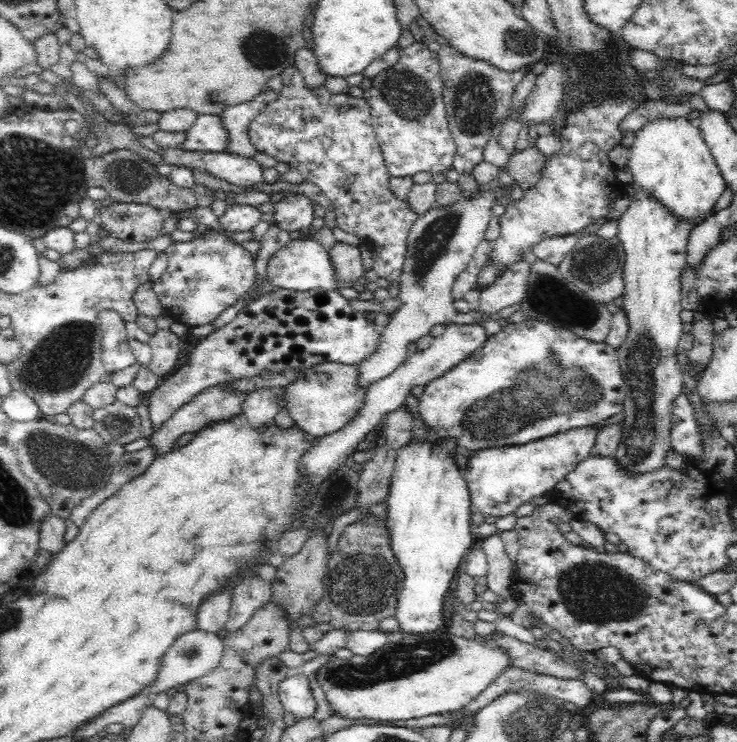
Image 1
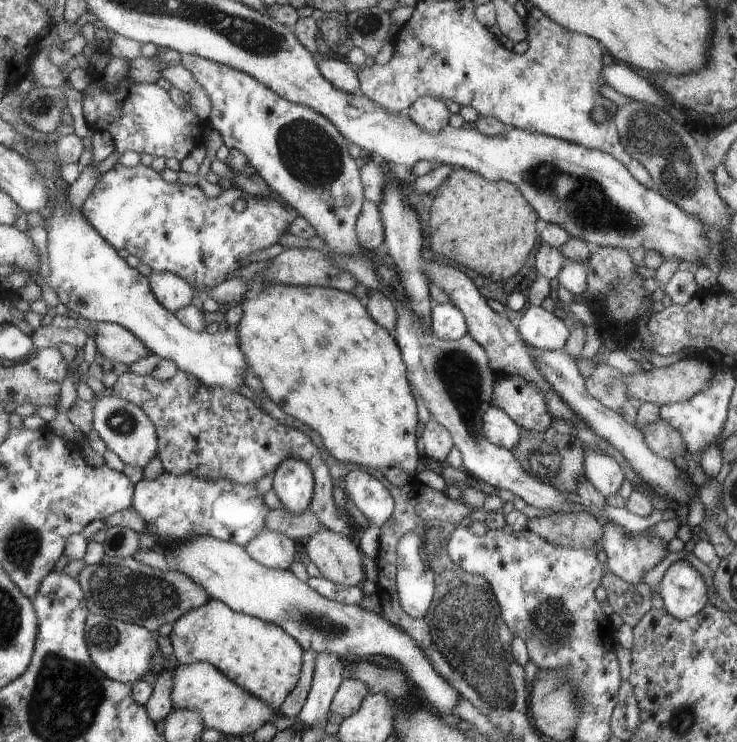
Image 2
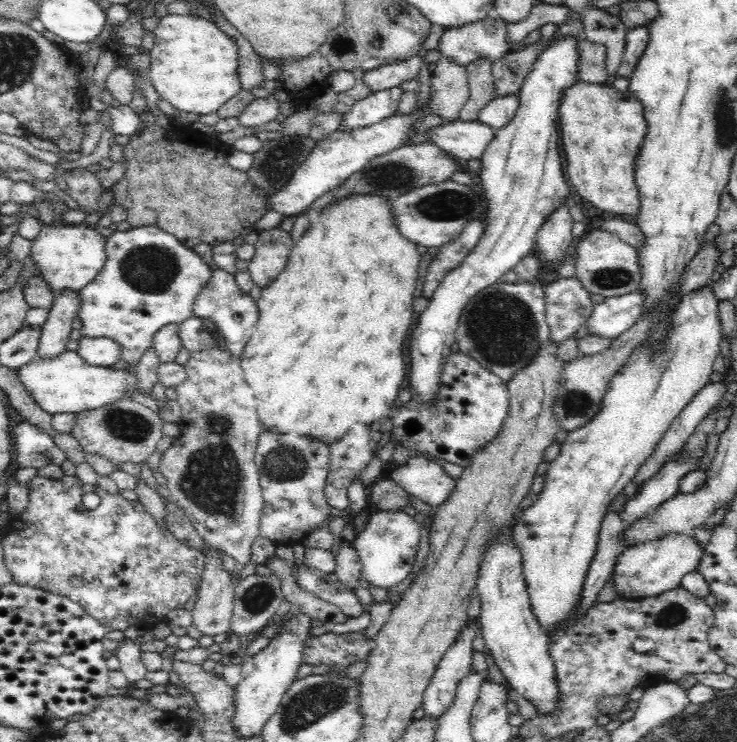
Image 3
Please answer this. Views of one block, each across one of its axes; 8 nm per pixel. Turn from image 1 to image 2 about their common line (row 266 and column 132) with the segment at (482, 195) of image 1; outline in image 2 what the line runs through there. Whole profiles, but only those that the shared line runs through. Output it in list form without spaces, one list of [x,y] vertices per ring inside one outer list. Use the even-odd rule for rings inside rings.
[[[115,394],[104,395],[93,401],[92,429],[106,444],[106,449],[118,456],[124,464],[143,468],[157,456],[157,429],[150,417],[135,404],[120,399]]]

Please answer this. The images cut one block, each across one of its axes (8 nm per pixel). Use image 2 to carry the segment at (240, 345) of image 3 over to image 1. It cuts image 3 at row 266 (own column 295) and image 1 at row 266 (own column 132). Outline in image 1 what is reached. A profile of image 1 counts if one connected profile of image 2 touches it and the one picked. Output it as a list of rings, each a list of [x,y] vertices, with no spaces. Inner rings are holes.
[[[208,231],[201,239],[195,236],[189,242],[176,241],[165,250],[167,266],[153,287],[175,322],[188,326],[204,326],[214,322],[226,308],[230,308],[254,288],[256,267],[254,256],[228,236]]]

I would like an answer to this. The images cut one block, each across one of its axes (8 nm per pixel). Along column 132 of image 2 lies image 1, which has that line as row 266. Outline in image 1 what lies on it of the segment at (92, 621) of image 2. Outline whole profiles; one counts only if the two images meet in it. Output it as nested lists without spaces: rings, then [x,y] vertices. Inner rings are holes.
[[[638,188],[638,200],[630,201],[630,208],[619,218],[617,239],[624,246],[625,265],[623,279],[626,282],[622,308],[628,317],[629,331],[626,340],[617,348],[617,356],[626,384],[623,404],[622,438],[618,440],[615,459],[628,474],[649,473],[666,464],[666,456],[674,452],[670,438],[672,428],[672,407],[674,400],[684,393],[682,372],[677,355],[679,340],[684,334],[680,320],[681,272],[687,259],[688,236],[698,222],[688,222],[686,218],[675,217],[650,193]]]

